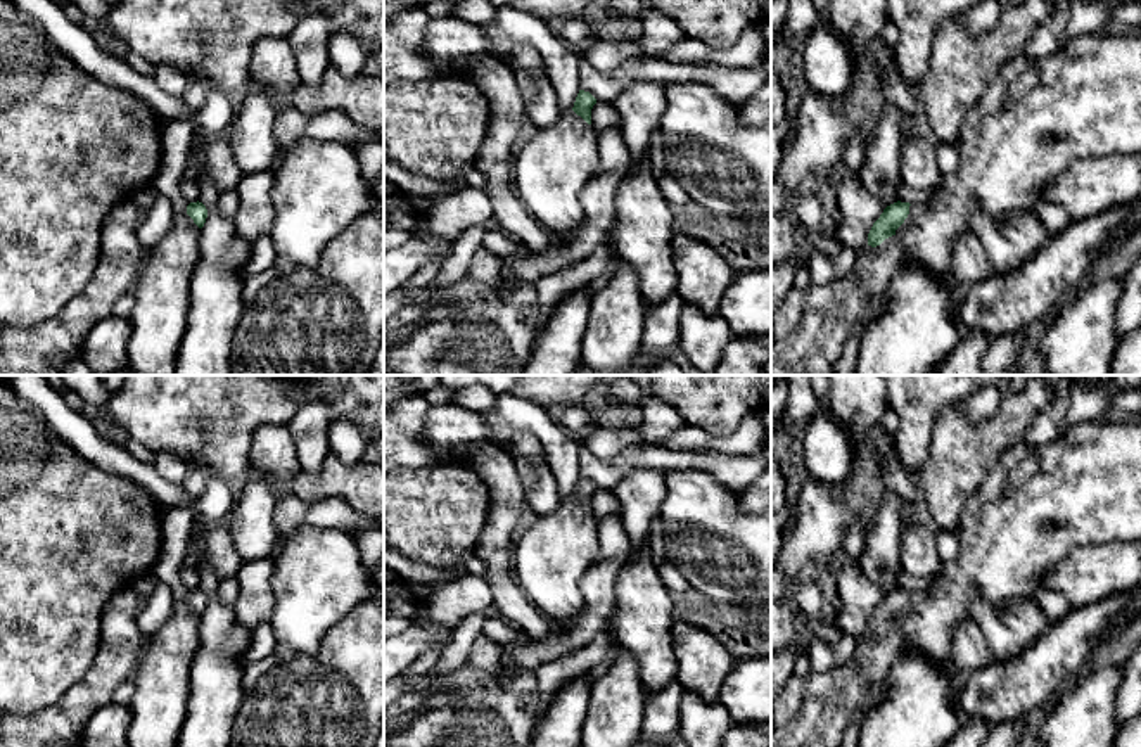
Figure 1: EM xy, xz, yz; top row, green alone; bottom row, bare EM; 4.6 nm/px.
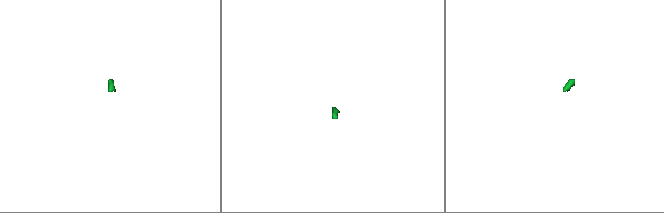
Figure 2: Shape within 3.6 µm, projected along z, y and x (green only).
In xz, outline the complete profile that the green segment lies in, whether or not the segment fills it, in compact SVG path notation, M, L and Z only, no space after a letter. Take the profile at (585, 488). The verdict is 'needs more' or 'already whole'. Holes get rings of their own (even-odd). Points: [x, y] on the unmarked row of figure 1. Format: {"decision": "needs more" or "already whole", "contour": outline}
{"decision": "needs more", "contour": "M579 477L574 495L560 501L555 512L526 520L513 546L513 569L529 600L543 612L553 628L574 619L584 603L579 581L598 555L598 520L591 514L591 496L596 486Z"}

